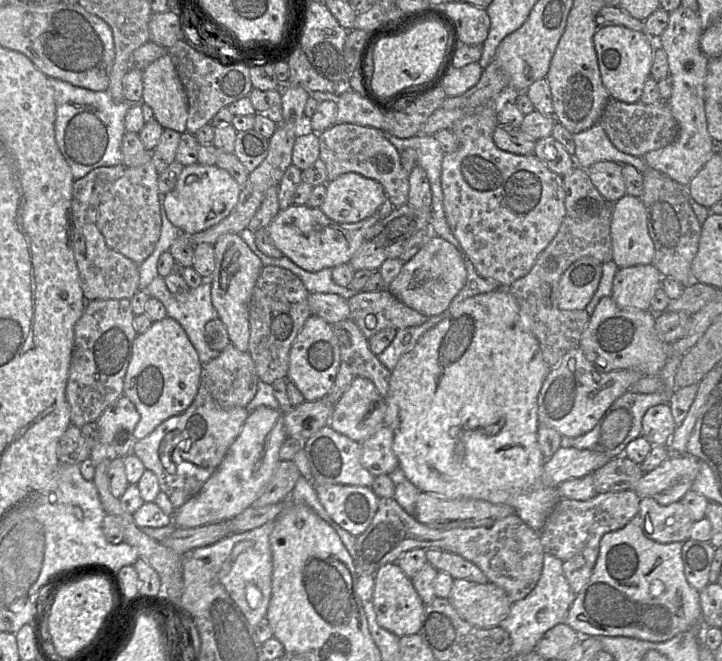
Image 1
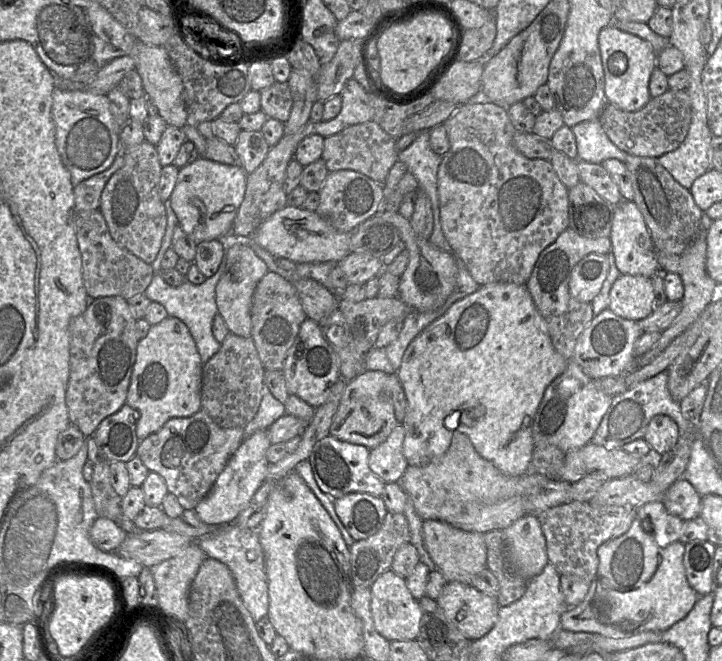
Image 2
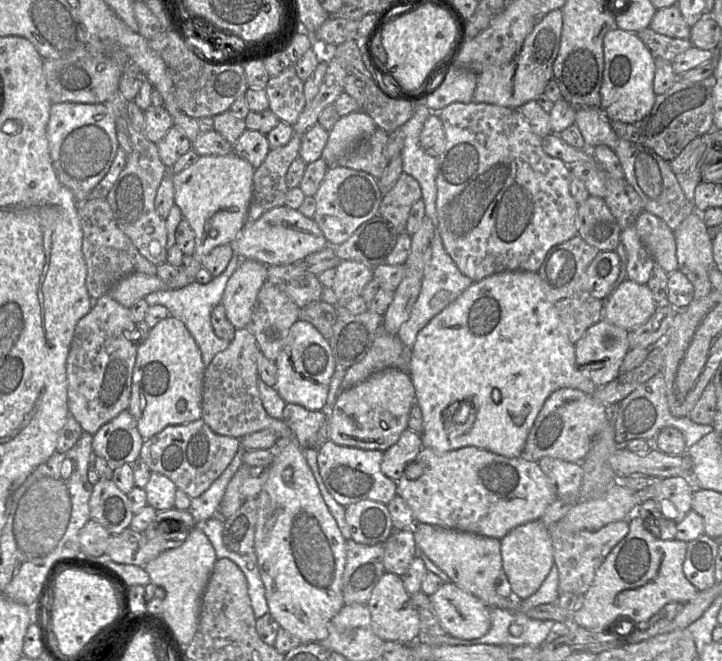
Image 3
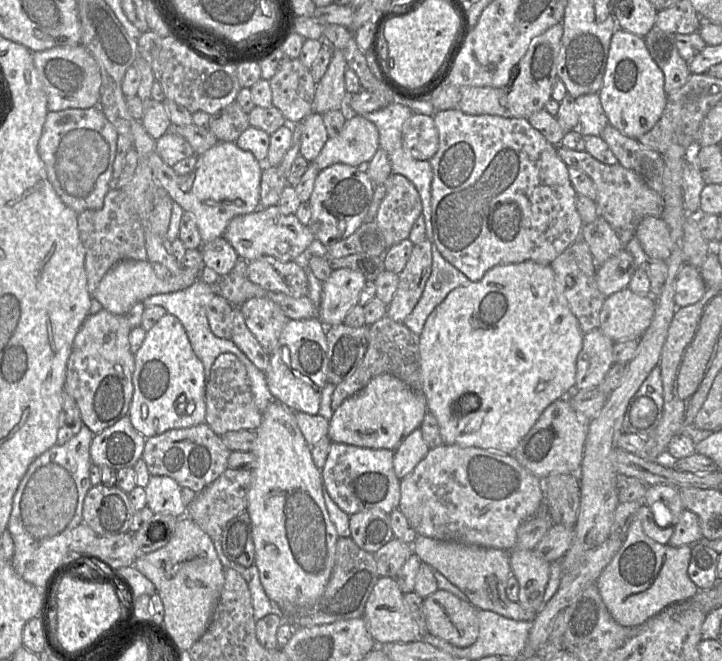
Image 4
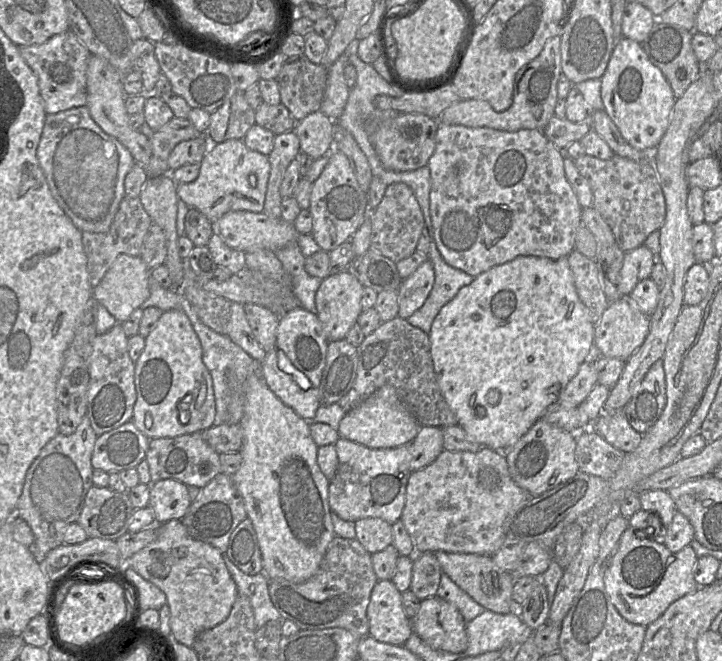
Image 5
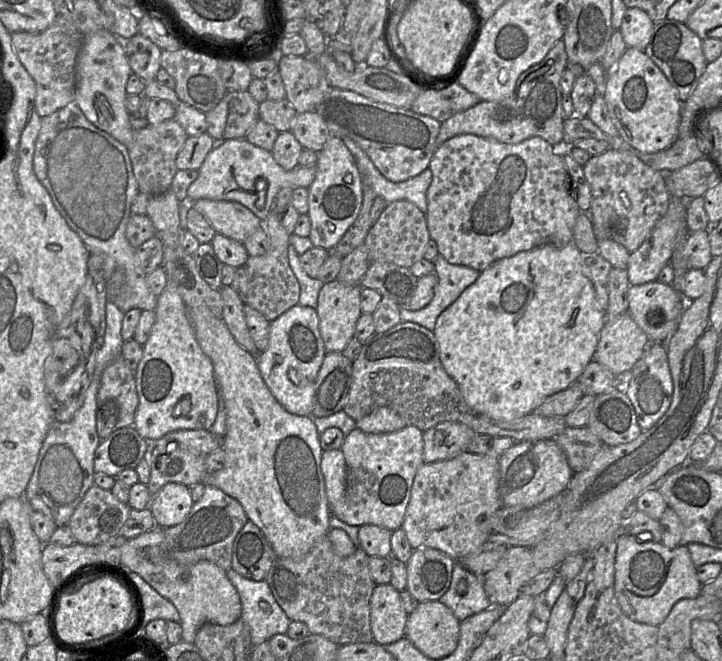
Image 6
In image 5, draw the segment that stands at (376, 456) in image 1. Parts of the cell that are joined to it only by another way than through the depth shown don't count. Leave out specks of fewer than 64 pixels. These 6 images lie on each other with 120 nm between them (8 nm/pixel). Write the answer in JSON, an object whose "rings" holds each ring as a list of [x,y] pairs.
{"rings":[[[422,426],[409,446],[411,472],[422,469],[432,463],[443,448],[443,427]]]}

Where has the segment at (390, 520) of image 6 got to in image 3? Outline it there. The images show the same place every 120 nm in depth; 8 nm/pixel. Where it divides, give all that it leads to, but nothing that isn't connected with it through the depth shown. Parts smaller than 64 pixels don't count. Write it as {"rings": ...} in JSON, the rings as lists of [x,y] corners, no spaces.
{"rings":[[[327,440],[319,446],[317,463],[325,487],[340,505],[346,507],[362,500],[373,500],[387,505],[397,495],[397,482],[382,473],[382,458],[383,451],[380,450],[340,446]]]}

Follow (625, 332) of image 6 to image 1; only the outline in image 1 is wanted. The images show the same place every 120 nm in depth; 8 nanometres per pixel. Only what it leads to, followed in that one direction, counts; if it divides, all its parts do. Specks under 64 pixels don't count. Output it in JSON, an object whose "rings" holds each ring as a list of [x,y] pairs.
{"rings":[[[653,263],[619,268],[613,280],[612,298],[623,309],[650,310],[659,287],[662,274]]]}

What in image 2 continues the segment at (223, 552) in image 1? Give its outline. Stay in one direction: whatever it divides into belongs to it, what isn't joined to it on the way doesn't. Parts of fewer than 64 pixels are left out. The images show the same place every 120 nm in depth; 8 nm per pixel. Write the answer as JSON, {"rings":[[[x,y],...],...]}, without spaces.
{"rings":[[[234,522],[218,525],[222,533],[212,539],[198,539],[199,547],[209,558],[225,564],[231,571],[244,606],[251,614],[253,621],[258,622],[267,616],[269,608],[268,582],[265,572],[264,553],[260,544],[258,530],[241,528]]]}

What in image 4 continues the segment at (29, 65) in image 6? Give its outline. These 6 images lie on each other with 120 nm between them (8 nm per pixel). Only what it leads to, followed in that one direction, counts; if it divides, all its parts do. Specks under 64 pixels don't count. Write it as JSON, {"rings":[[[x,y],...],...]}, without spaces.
{"rings":[[[81,43],[33,52],[33,61],[47,96],[48,111],[88,109],[99,104],[102,83],[100,70],[92,54]]]}

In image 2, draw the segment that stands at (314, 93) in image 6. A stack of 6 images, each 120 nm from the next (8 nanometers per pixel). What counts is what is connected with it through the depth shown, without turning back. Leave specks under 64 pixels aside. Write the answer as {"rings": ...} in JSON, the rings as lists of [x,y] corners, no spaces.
{"rings":[[[275,81],[270,87],[260,91],[261,110],[269,118],[285,123],[290,116],[293,98],[287,82]]]}

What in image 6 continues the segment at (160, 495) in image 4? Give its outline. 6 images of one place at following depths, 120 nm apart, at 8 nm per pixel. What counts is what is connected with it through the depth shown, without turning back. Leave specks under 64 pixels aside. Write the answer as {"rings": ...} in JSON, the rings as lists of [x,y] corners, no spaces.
{"rings":[[[168,483],[151,496],[149,508],[156,526],[168,528],[180,524],[193,504],[190,487],[180,483]]]}

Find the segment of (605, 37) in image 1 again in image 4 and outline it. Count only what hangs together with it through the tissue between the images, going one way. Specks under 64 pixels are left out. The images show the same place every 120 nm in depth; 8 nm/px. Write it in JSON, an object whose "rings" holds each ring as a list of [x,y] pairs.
{"rings":[[[622,29],[613,33],[599,96],[610,124],[630,138],[637,140],[658,122],[667,102],[667,94],[664,90],[664,74],[651,57],[643,37]]]}

